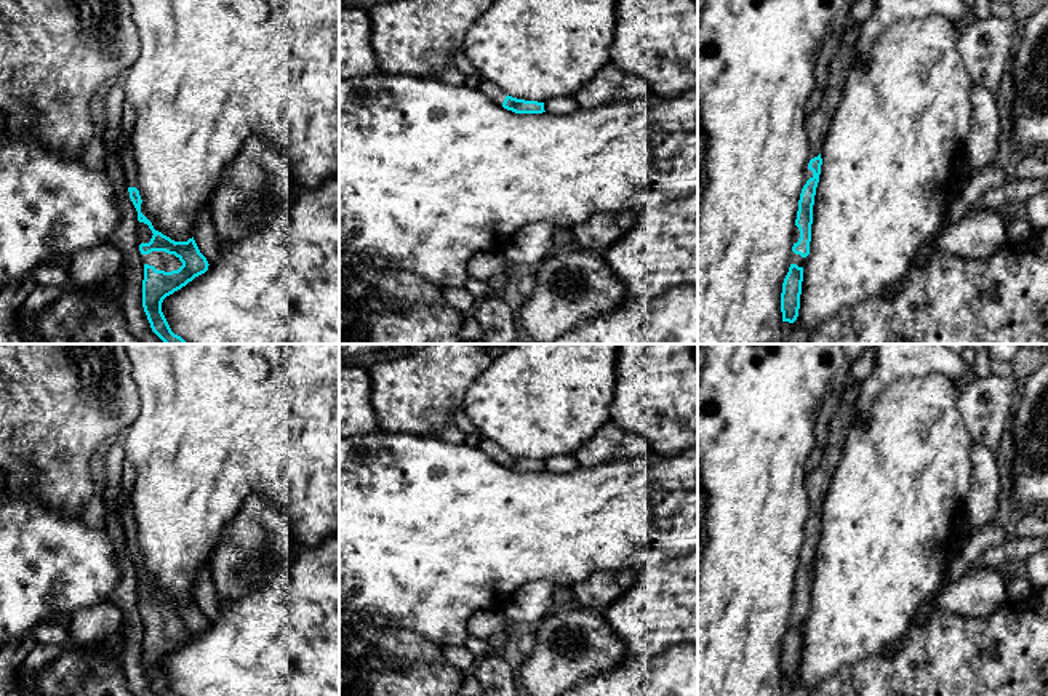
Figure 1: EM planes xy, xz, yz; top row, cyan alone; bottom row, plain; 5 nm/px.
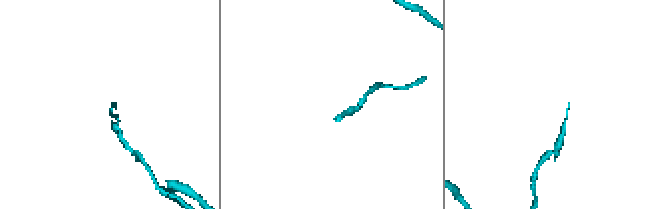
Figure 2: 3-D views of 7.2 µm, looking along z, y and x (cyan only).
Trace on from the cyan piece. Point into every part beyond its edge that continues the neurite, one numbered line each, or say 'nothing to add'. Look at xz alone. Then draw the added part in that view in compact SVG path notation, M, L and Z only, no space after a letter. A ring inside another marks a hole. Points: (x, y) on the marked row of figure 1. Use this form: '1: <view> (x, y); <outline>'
1: xz (488, 88); M482 80L478 90L498 106L502 106L507 96L506 91L502 91L496 83L490 80Z

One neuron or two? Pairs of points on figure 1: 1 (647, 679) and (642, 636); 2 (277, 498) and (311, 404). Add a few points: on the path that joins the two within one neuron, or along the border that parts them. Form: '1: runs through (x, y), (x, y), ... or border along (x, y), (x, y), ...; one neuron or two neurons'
1: border along (680, 645), (672, 645), (660, 653), (631, 656); two neurons
2: runs through (303, 480), (311, 472), (311, 429); one neuron

